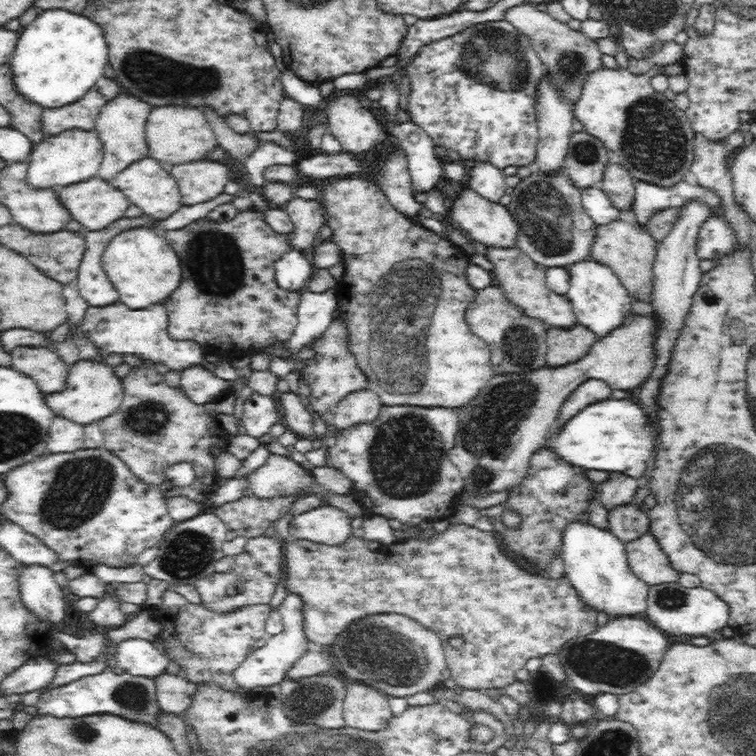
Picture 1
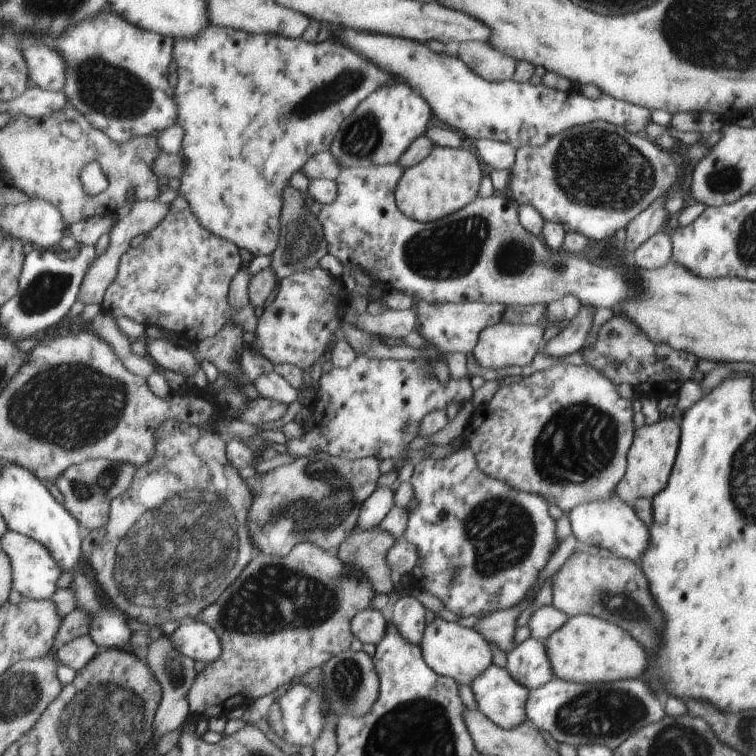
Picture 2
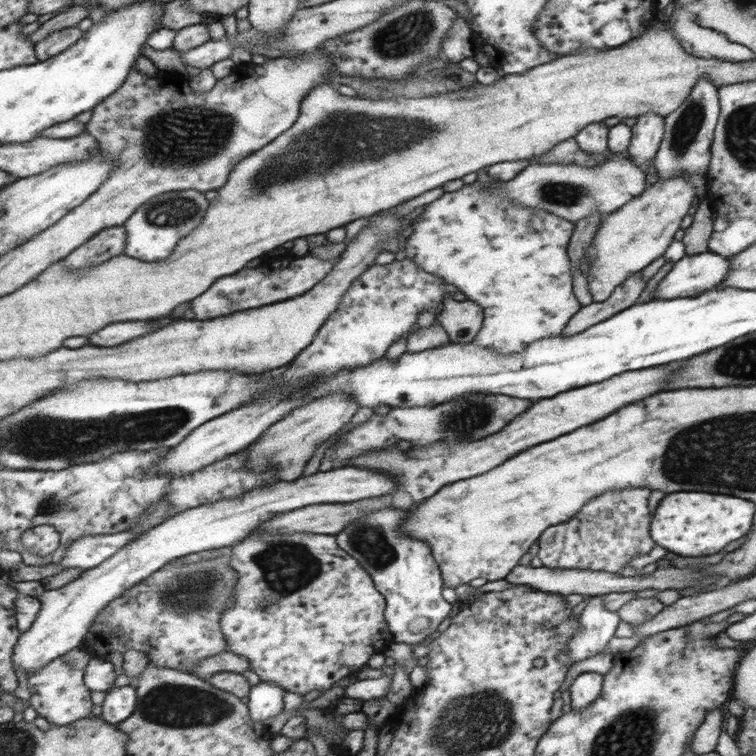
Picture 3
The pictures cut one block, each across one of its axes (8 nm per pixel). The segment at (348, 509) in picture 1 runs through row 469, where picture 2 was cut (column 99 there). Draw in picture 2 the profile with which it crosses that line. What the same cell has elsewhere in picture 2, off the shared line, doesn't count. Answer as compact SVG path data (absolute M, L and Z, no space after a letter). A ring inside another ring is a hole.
M148 200L145 202L138 202L130 214L122 221L118 222L115 230L112 232L110 248L106 254L97 258L91 266L91 270L86 276L84 285L81 289L80 300L85 305L92 303L99 303L103 305L105 302L108 290L117 282L119 278L119 271L121 270L122 258L132 249L130 243L134 238L142 236L142 234L150 235L166 218L172 213L172 206L160 200Z

